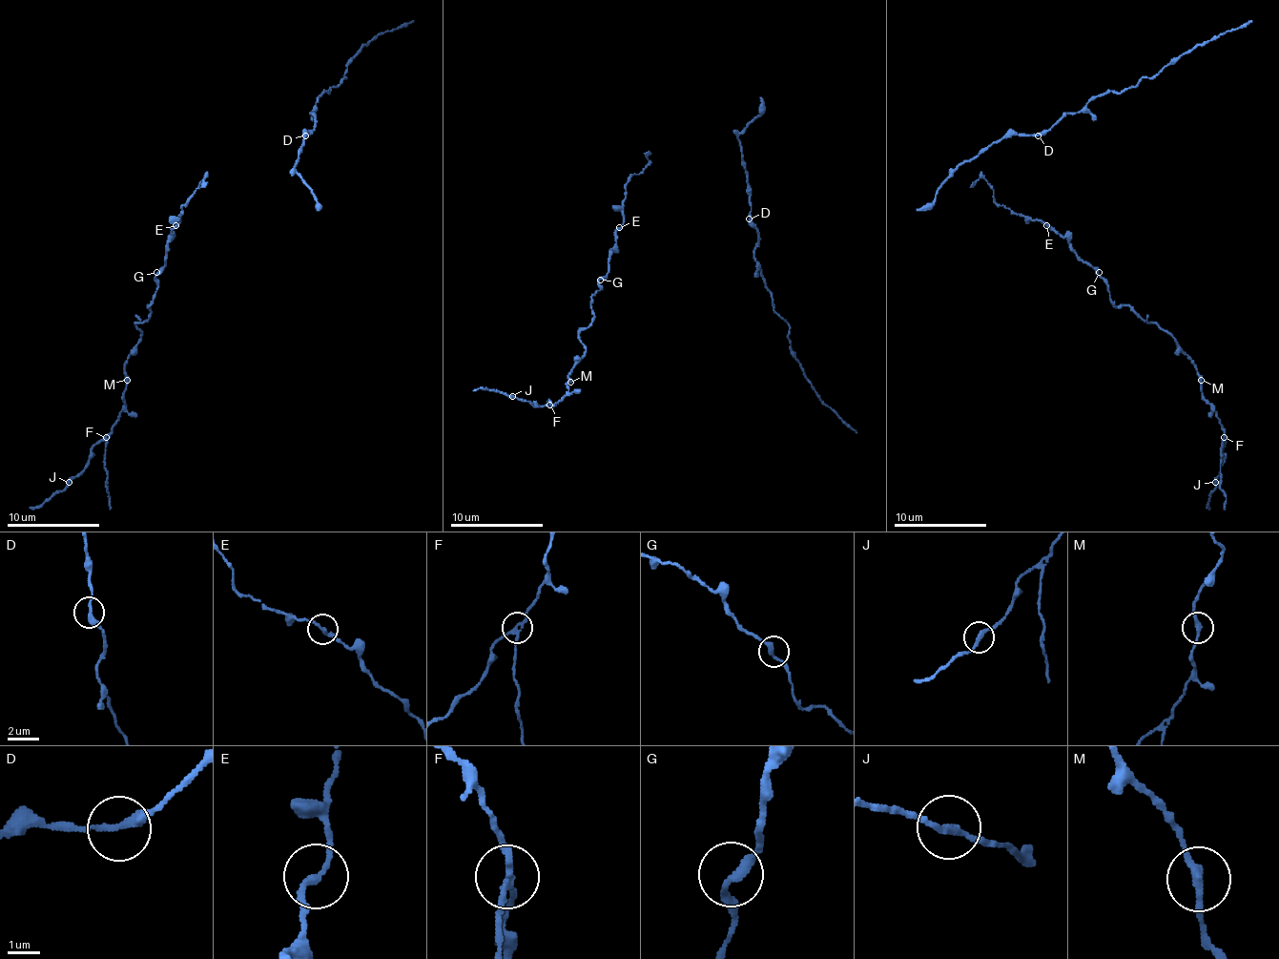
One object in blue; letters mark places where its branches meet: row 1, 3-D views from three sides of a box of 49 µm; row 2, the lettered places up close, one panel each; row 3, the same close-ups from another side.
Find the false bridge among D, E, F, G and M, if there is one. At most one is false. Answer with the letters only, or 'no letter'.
F

